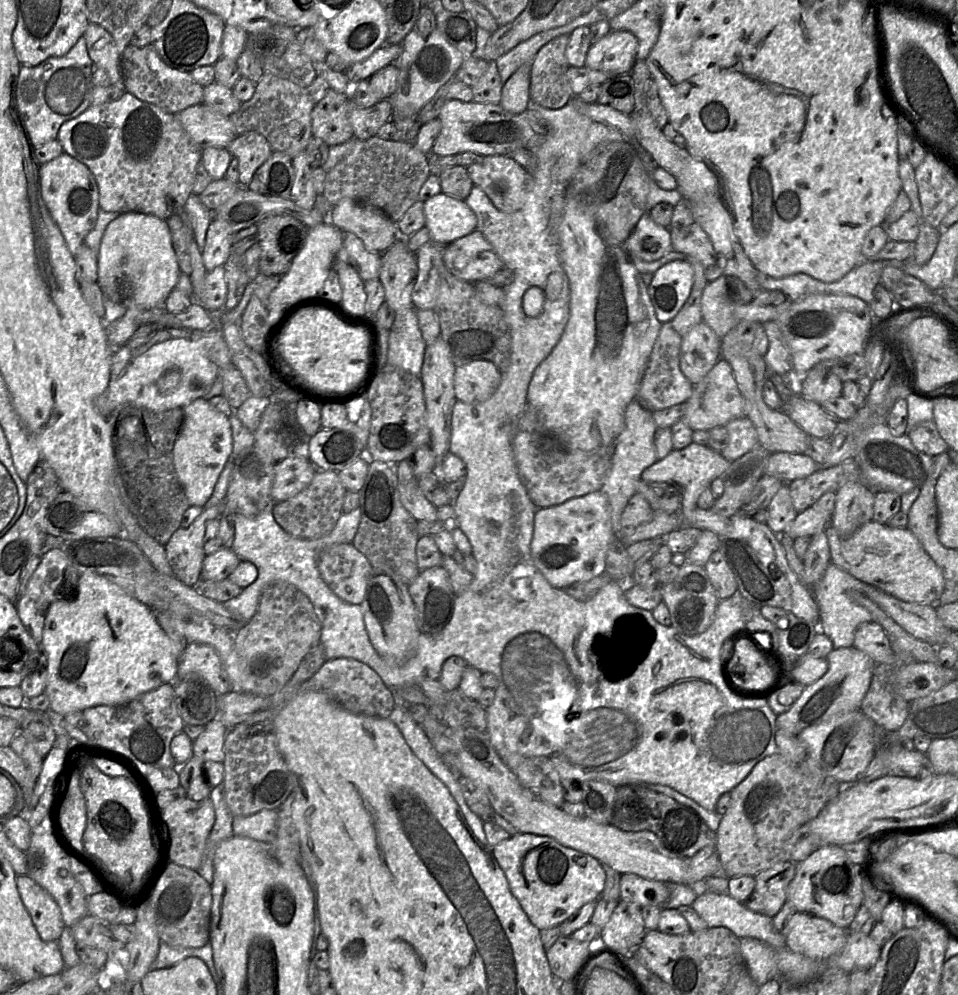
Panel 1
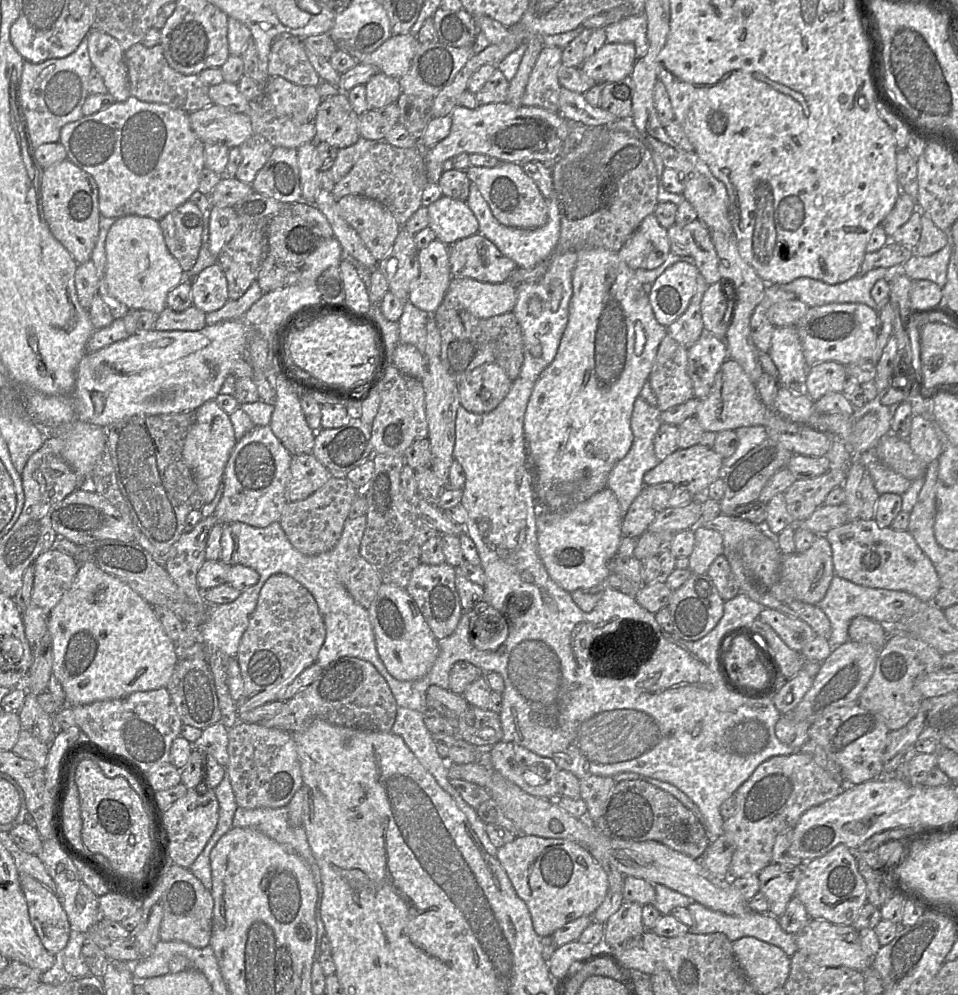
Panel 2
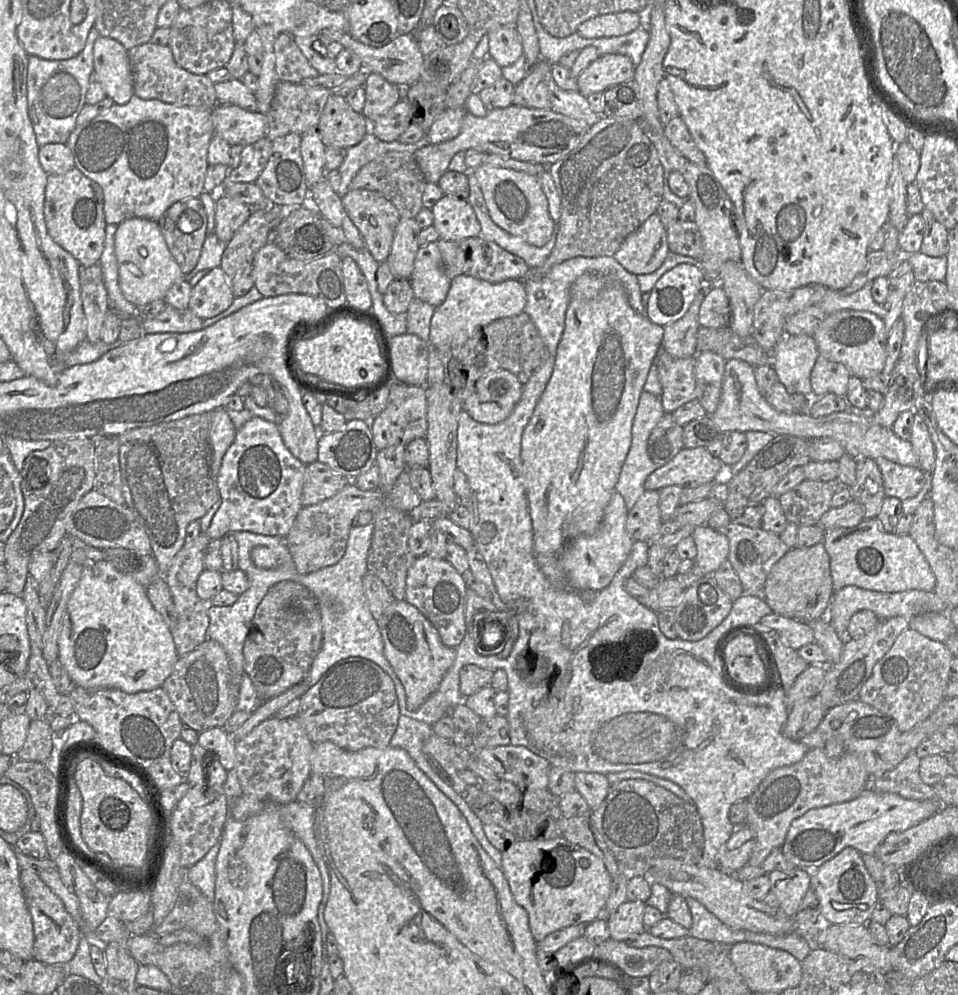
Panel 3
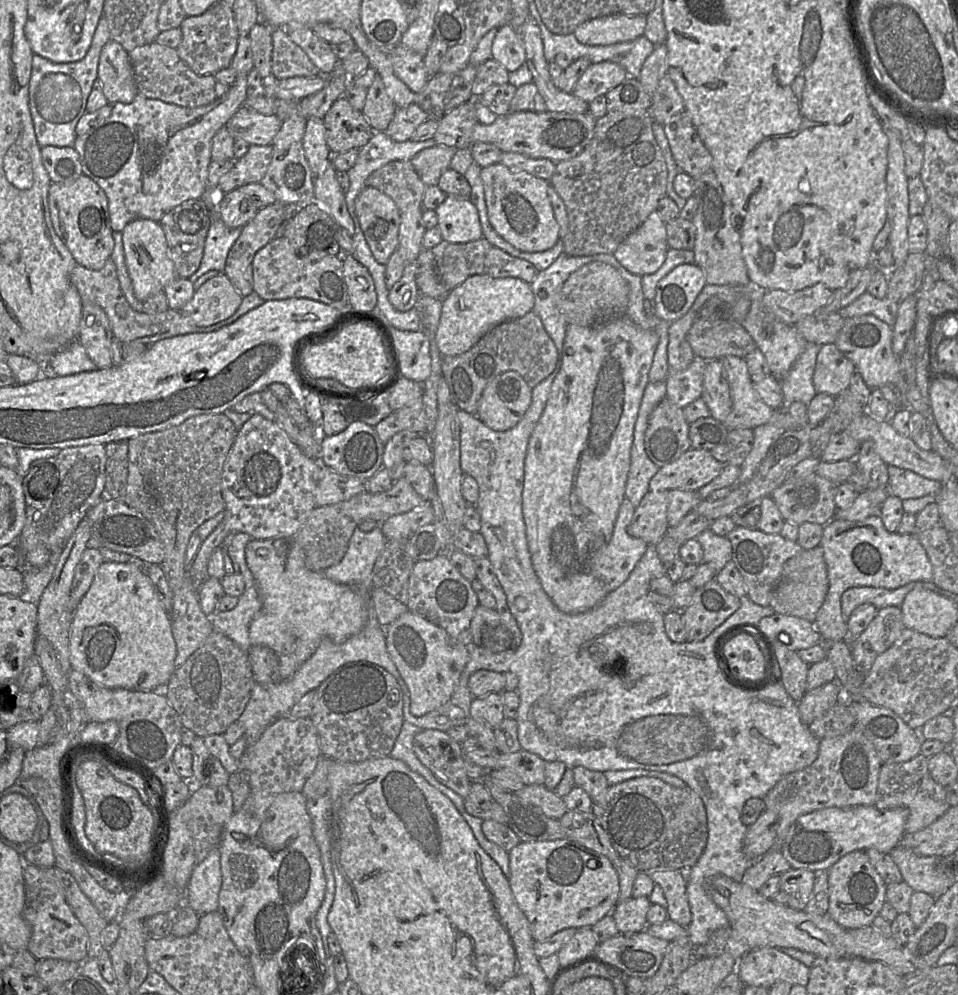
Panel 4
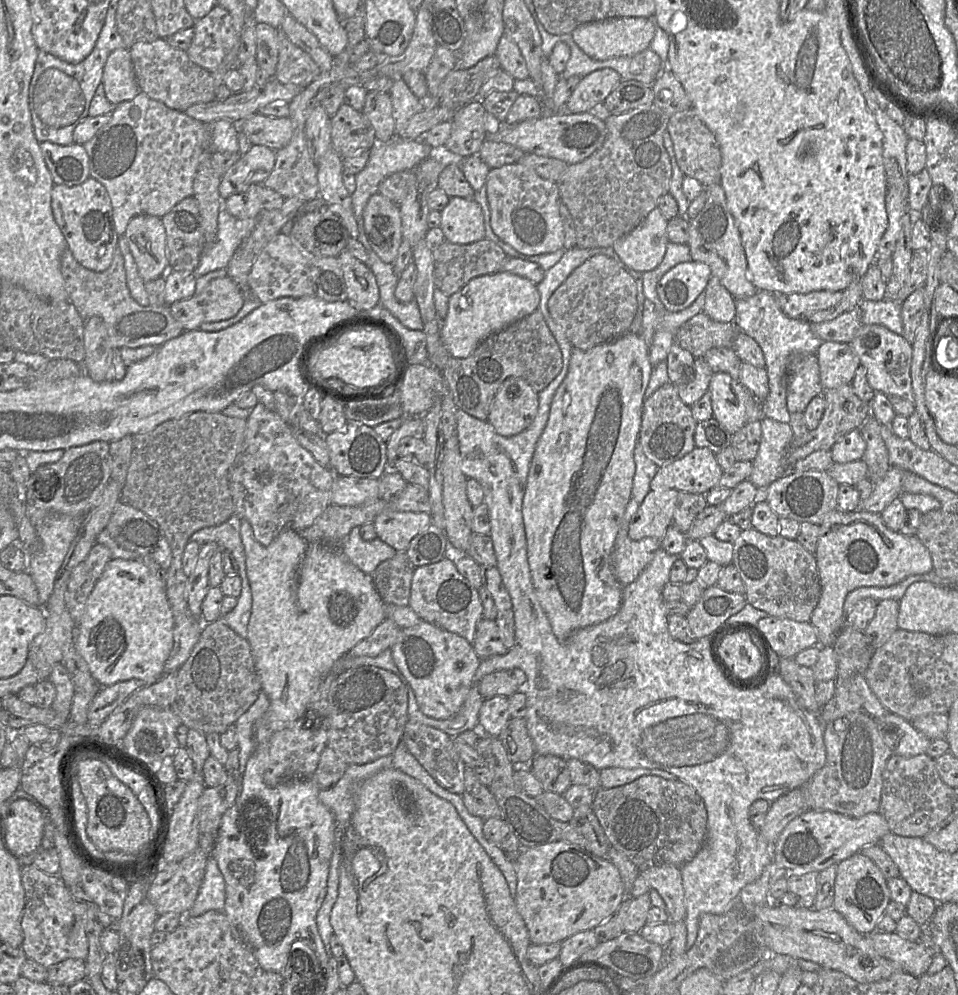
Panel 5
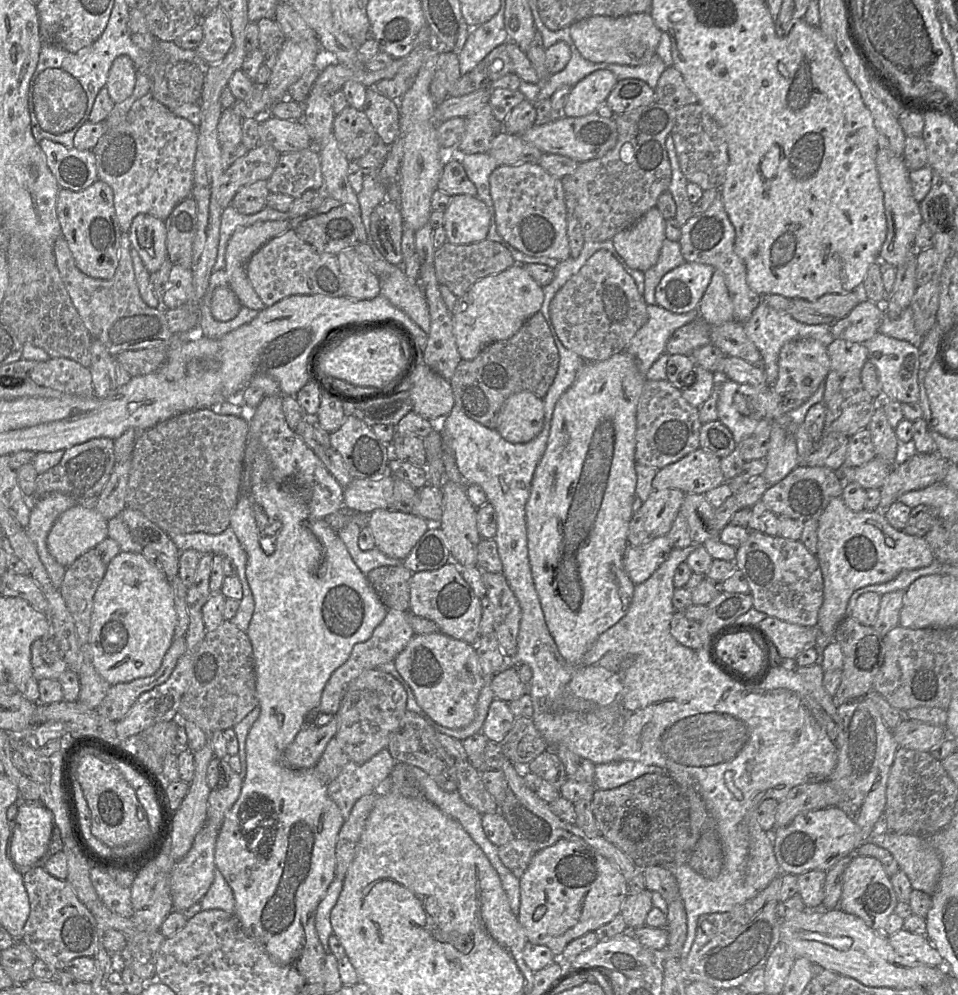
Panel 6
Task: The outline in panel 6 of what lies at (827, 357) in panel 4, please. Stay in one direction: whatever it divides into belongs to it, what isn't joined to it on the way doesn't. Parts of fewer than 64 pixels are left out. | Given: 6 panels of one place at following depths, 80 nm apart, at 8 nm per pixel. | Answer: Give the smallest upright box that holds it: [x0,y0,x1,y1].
[827,339,868,377]

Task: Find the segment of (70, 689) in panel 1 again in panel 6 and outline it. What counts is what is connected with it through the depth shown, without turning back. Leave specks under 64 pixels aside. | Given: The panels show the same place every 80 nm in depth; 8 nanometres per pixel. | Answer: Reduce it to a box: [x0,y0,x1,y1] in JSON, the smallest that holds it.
[93,552,177,685]

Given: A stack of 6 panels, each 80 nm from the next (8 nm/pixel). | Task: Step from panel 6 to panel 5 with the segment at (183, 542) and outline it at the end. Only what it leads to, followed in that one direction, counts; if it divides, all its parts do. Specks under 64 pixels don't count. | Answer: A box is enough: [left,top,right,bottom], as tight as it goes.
[190,521,246,574]

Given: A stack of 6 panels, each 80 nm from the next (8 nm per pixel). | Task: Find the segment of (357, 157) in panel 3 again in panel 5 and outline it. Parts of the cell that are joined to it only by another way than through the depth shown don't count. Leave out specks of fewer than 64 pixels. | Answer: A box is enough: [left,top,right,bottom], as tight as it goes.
[351,137,433,234]

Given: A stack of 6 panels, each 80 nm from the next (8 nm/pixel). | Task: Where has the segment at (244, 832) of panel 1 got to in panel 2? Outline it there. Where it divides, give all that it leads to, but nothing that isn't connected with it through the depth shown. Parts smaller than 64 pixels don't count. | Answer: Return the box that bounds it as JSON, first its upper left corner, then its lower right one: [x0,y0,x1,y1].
[232,807,326,944]

